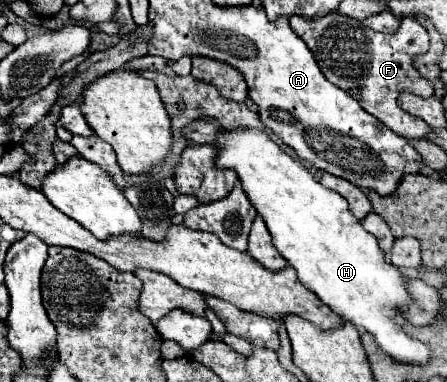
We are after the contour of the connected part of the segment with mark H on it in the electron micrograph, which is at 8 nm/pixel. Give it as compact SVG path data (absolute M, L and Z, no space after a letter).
M241 128L231 132L225 130L215 146L219 146L219 158L217 158L219 168L231 168L237 172L251 204L257 208L257 212L263 216L265 224L269 226L275 248L279 250L279 254L287 258L289 266L297 270L299 280L309 290L313 290L317 298L325 302L337 316L353 322L363 332L369 332L375 338L375 344L393 360L399 360L399 364L411 364L411 366L427 364L427 360L431 358L431 348L427 348L427 344L421 344L419 340L415 340L403 330L407 320L401 308L403 306L409 308L411 304L415 304L407 290L409 278L395 264L387 260L375 236L371 236L371 232L367 232L361 226L361 222L355 220L355 216L347 208L347 200L337 192L323 188L313 178L313 174L307 168L303 168L301 162L287 156L273 140L269 140L267 134L259 130L241 130Z

